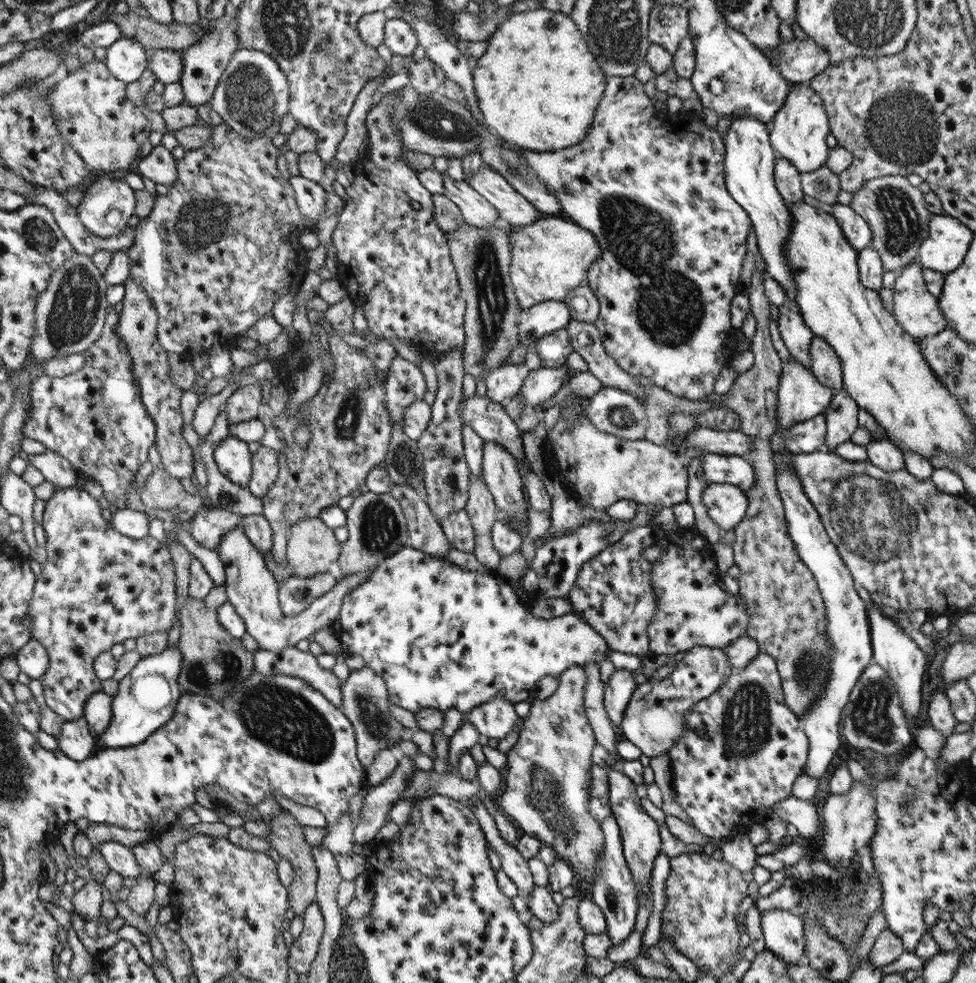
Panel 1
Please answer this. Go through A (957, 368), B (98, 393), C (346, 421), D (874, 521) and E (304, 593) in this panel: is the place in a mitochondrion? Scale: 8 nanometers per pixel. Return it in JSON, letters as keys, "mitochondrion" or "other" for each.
{"A":"mitochondrion","B":"other","C":"mitochondrion","D":"mitochondrion","E":"other"}

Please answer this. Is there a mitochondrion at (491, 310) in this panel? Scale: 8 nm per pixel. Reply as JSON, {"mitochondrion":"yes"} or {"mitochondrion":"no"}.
{"mitochondrion":"yes"}

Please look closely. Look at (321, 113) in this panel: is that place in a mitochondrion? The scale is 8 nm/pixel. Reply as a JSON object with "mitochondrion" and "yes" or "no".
{"mitochondrion":"no"}

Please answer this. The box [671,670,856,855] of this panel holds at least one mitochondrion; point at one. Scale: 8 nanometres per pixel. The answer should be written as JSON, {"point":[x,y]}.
{"point":[745,724]}

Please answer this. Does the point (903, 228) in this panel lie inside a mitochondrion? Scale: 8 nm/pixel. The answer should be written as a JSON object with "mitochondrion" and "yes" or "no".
{"mitochondrion":"yes"}

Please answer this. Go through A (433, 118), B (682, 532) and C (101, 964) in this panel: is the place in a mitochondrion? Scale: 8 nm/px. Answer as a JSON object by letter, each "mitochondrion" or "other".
{"A":"mitochondrion","B":"other","C":"other"}

